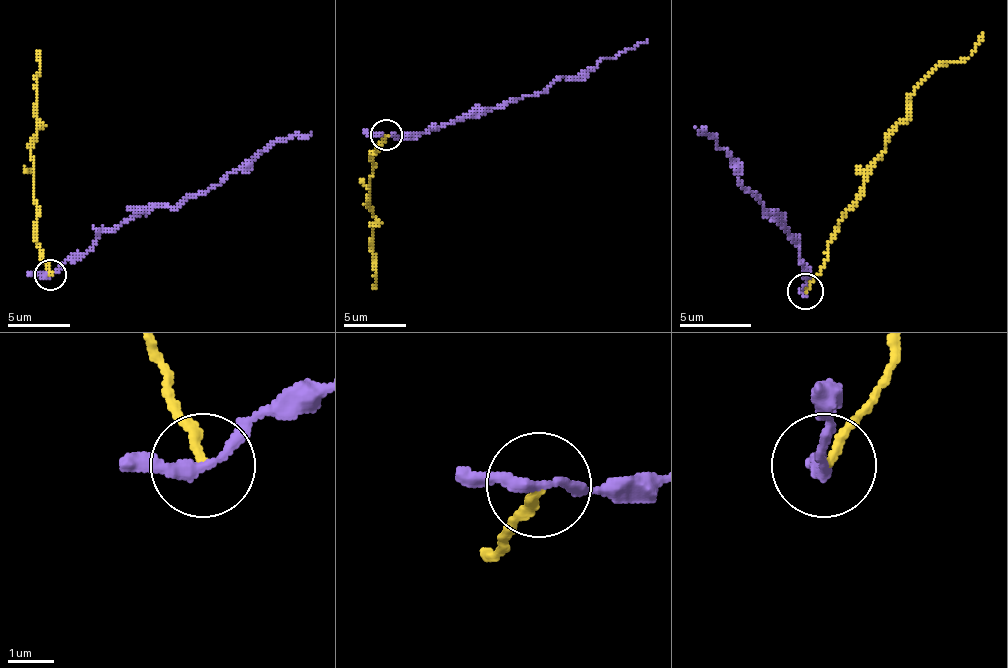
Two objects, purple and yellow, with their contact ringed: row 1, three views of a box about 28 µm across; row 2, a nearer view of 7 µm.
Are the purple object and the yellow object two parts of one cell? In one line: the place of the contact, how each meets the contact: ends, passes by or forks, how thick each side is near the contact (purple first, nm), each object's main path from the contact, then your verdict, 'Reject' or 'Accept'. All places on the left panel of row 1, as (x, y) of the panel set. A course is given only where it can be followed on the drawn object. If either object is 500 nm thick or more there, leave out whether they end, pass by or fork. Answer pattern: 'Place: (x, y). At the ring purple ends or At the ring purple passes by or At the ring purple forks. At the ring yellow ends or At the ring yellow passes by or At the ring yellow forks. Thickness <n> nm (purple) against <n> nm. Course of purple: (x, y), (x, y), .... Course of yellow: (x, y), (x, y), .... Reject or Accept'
Place: (50, 274). At the ring purple passes by. At the ring yellow ends. Thickness 240 nm (purple) against 180 nm. Course of purple: (49, 275), (77, 259), (99, 235), (139, 213), (180, 207), (205, 194), (276, 141), (311, 132). Course of yellow: (49, 275), (37, 244), (31, 150), (37, 122), (37, 79), (40, 76), (37, 51). Reject

